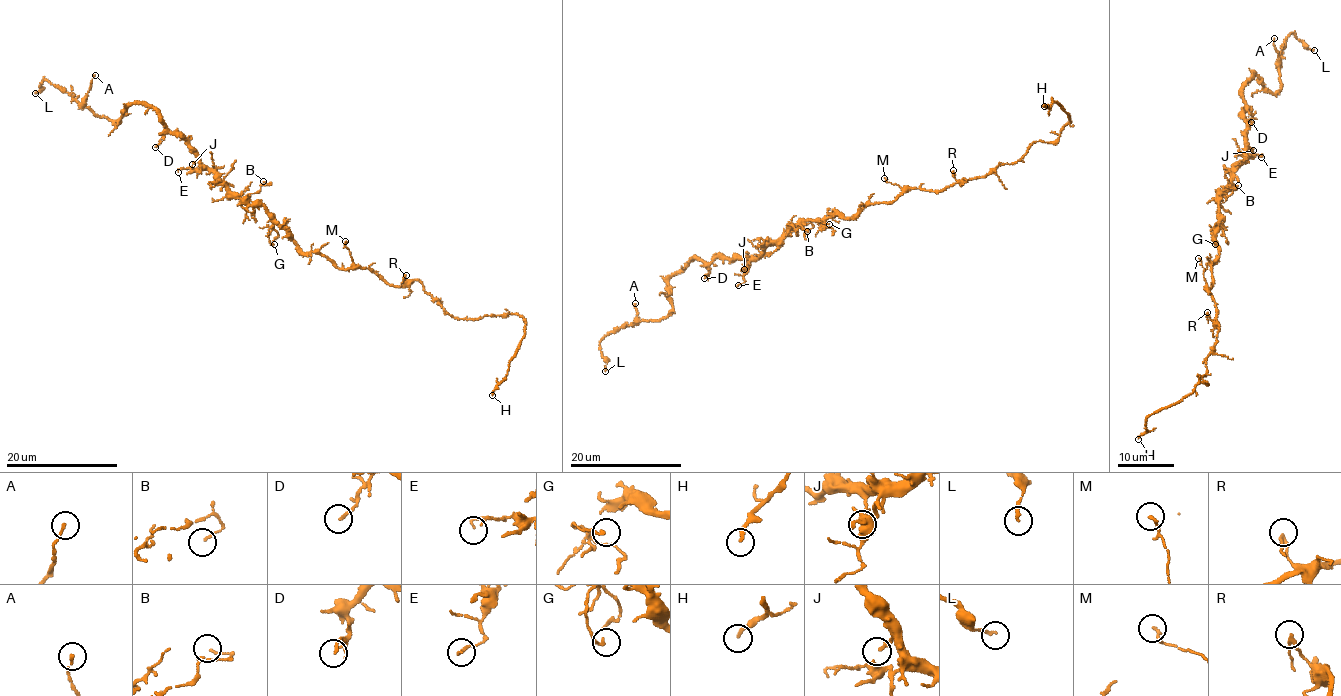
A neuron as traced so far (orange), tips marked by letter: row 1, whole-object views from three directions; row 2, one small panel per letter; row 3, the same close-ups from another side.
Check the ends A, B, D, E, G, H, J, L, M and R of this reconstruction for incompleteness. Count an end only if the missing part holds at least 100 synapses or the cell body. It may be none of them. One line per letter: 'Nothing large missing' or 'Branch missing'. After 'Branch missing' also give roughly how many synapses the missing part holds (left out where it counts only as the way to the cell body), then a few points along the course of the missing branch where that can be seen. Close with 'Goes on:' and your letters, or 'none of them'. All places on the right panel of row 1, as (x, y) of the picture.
A: Nothing large missing
B: Nothing large missing
D: Nothing large missing
E: Nothing large missing
G: Nothing large missing
H: Branch missing. Course of what is missing: (1138, 439), (1167, 438), (1171, 442), (1169, 446)
J: Nothing large missing
L: Nothing large missing
M: Nothing large missing
R: Nothing large missing
Goes on: H

